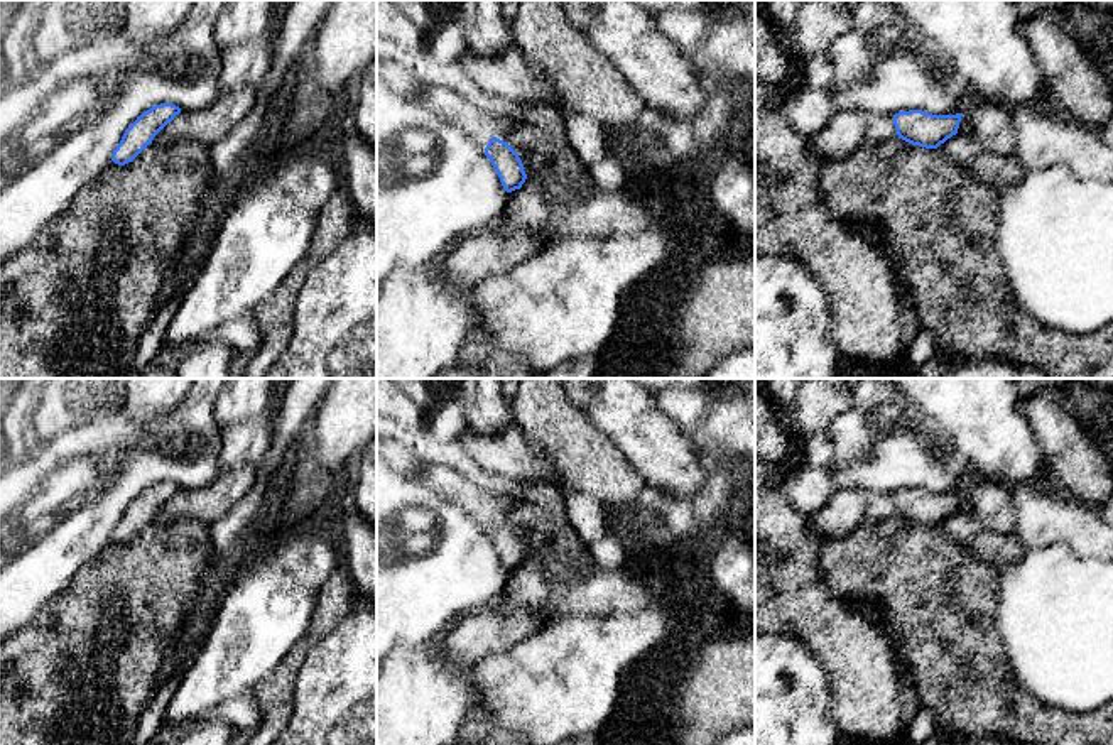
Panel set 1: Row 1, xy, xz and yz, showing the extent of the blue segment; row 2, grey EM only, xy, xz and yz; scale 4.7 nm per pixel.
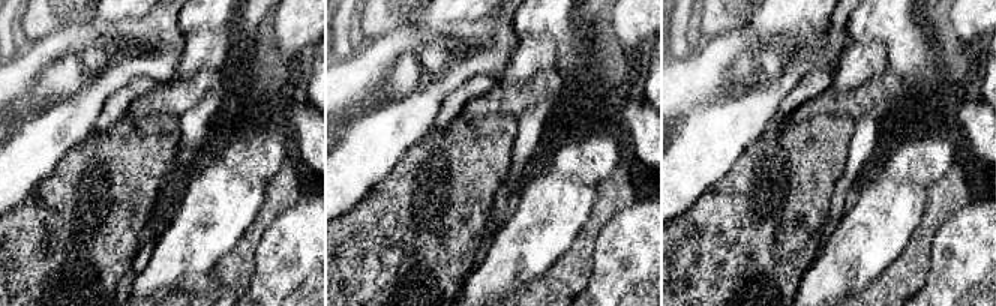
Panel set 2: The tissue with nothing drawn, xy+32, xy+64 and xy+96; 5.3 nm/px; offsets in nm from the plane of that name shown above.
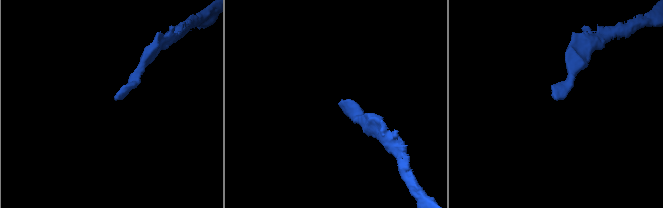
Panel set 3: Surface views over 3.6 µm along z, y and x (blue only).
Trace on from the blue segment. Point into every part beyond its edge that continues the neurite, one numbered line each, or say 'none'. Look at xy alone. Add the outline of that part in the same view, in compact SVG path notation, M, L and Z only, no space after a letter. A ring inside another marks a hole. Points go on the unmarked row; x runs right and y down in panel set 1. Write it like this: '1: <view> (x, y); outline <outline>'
none

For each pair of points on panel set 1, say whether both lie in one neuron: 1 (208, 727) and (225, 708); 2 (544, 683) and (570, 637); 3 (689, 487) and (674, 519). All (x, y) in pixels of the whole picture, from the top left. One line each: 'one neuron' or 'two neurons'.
1: two neurons
2: one neuron
3: two neurons

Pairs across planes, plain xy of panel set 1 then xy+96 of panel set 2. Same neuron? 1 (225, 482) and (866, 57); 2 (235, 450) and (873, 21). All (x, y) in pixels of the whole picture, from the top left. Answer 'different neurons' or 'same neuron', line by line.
1: different neurons
2: different neurons

